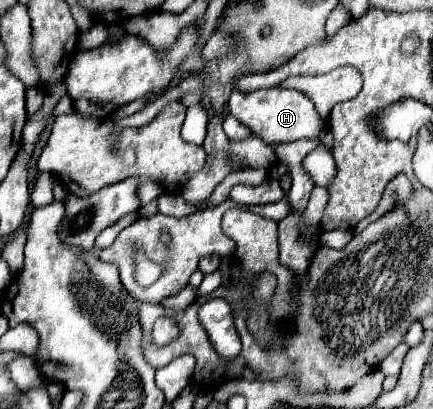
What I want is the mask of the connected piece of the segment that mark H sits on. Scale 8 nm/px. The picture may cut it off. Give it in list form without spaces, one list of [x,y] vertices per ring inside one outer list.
[[[284,87],[258,89],[252,93],[232,91],[228,101],[228,113],[234,115],[242,125],[246,125],[254,135],[258,135],[270,147],[296,141],[302,135],[318,137],[322,131],[322,119],[318,117],[314,103],[304,93],[298,93],[294,89],[284,89]]]

